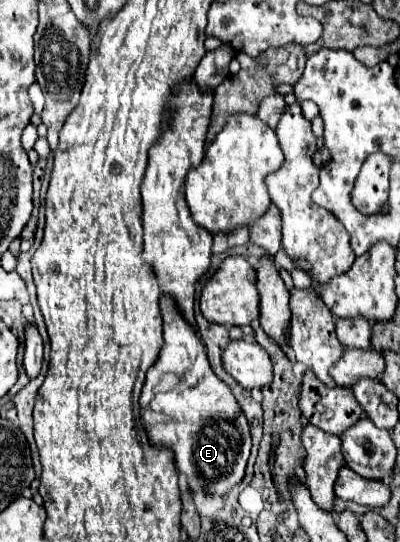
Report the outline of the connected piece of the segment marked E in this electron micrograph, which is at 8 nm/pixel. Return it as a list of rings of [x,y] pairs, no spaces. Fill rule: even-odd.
[[[160,296],[160,314],[162,314],[162,338],[164,346],[160,346],[160,354],[156,362],[150,366],[146,374],[146,382],[140,396],[142,406],[142,424],[148,430],[150,442],[156,448],[170,448],[176,458],[176,468],[188,476],[188,486],[192,492],[208,492],[208,494],[220,494],[224,496],[230,488],[240,484],[244,478],[246,462],[250,456],[250,430],[246,416],[242,414],[232,390],[214,374],[208,356],[206,346],[200,338],[200,334],[176,314],[176,306]]]

